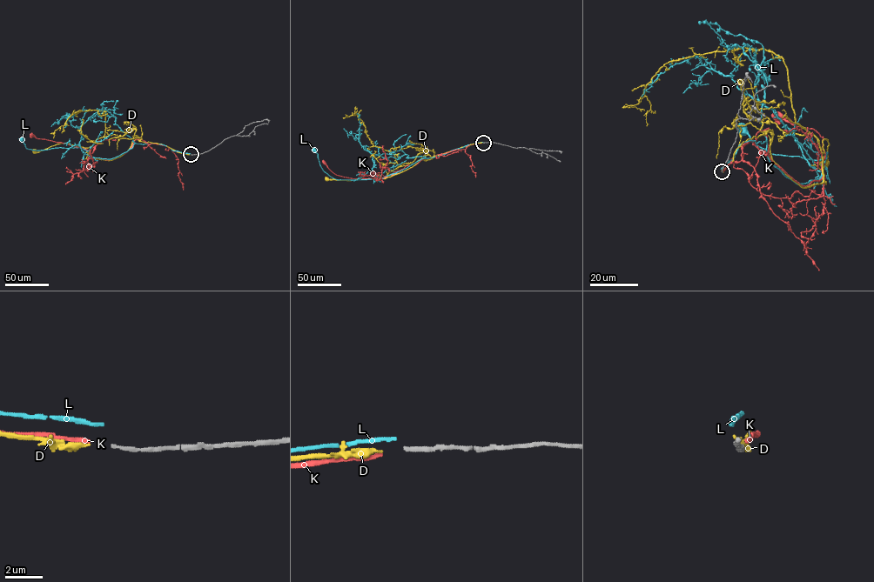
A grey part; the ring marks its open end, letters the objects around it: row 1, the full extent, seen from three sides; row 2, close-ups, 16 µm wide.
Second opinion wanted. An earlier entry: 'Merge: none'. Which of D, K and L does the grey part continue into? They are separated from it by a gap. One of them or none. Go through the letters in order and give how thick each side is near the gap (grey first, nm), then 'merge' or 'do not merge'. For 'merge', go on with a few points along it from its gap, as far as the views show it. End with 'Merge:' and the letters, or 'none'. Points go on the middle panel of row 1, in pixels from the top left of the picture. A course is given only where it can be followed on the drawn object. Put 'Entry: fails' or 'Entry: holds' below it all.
D: 190/240 nm | merge | via (482, 143), (420, 160), (386, 178), (326, 179)
K: 190/200 nm | do not merge
L: 190/170 nm | do not merge
Merge: D
Entry: fails

